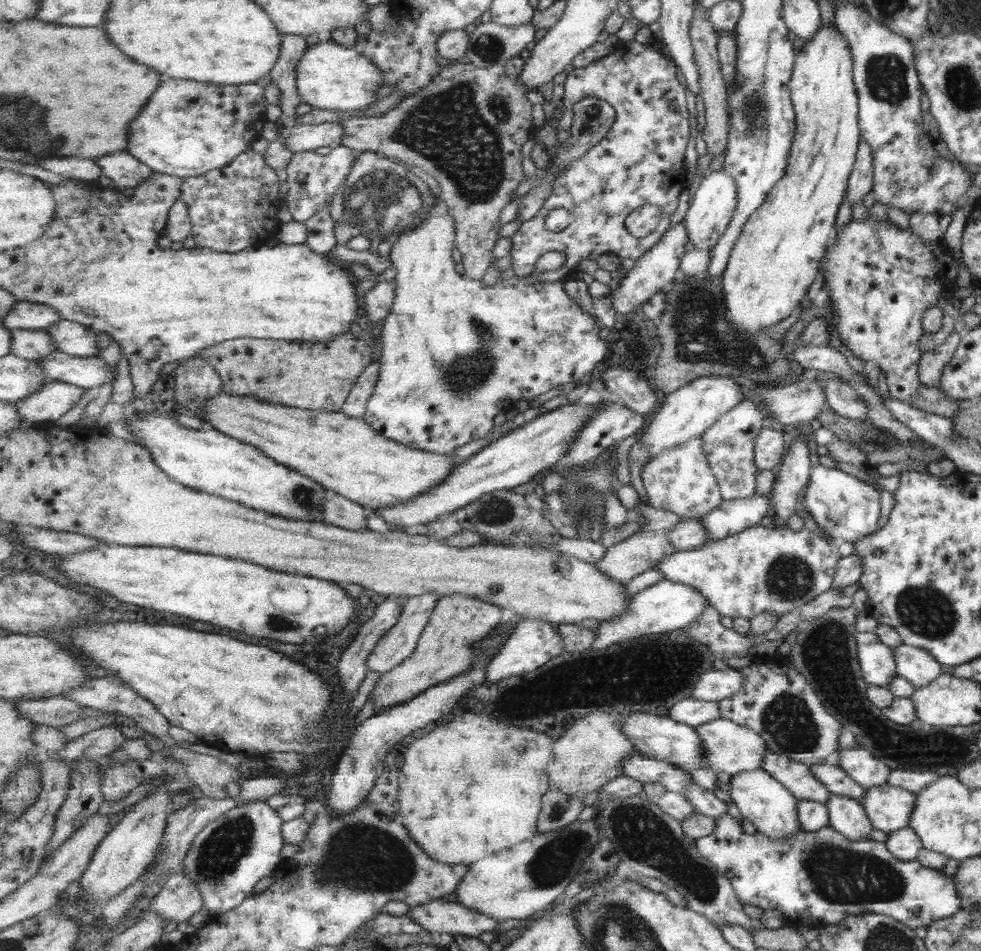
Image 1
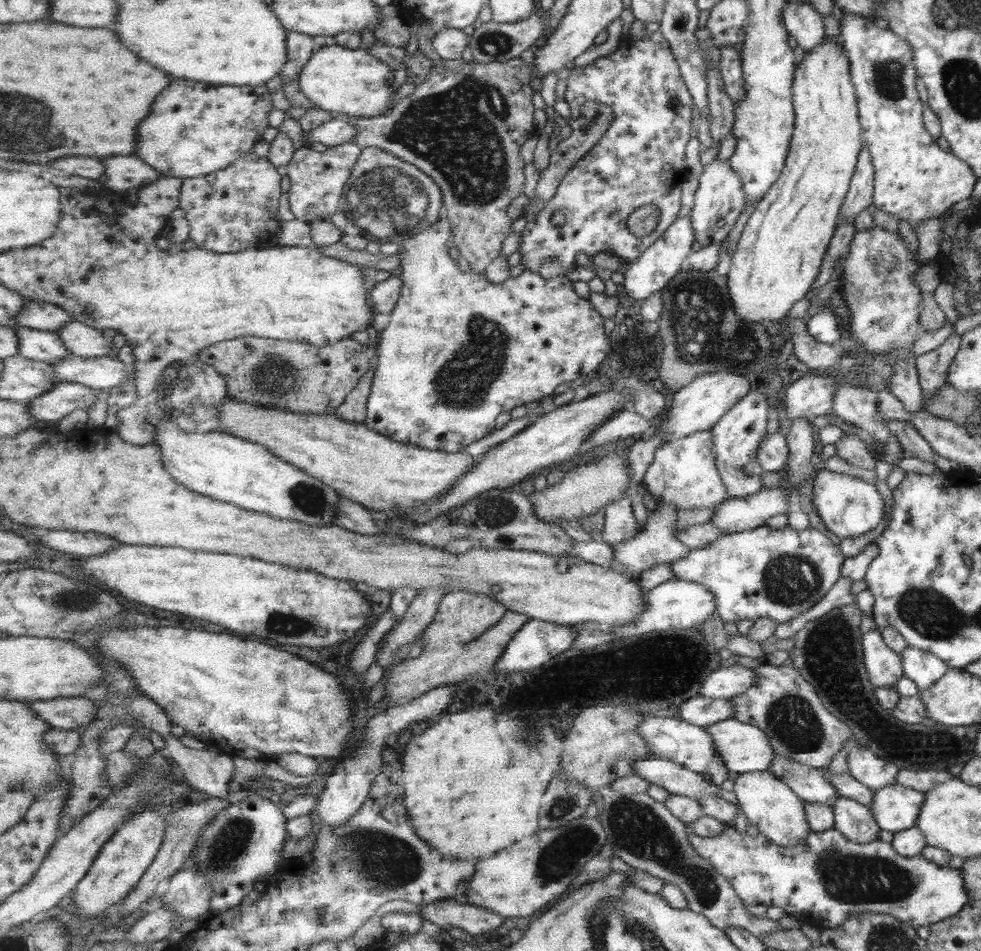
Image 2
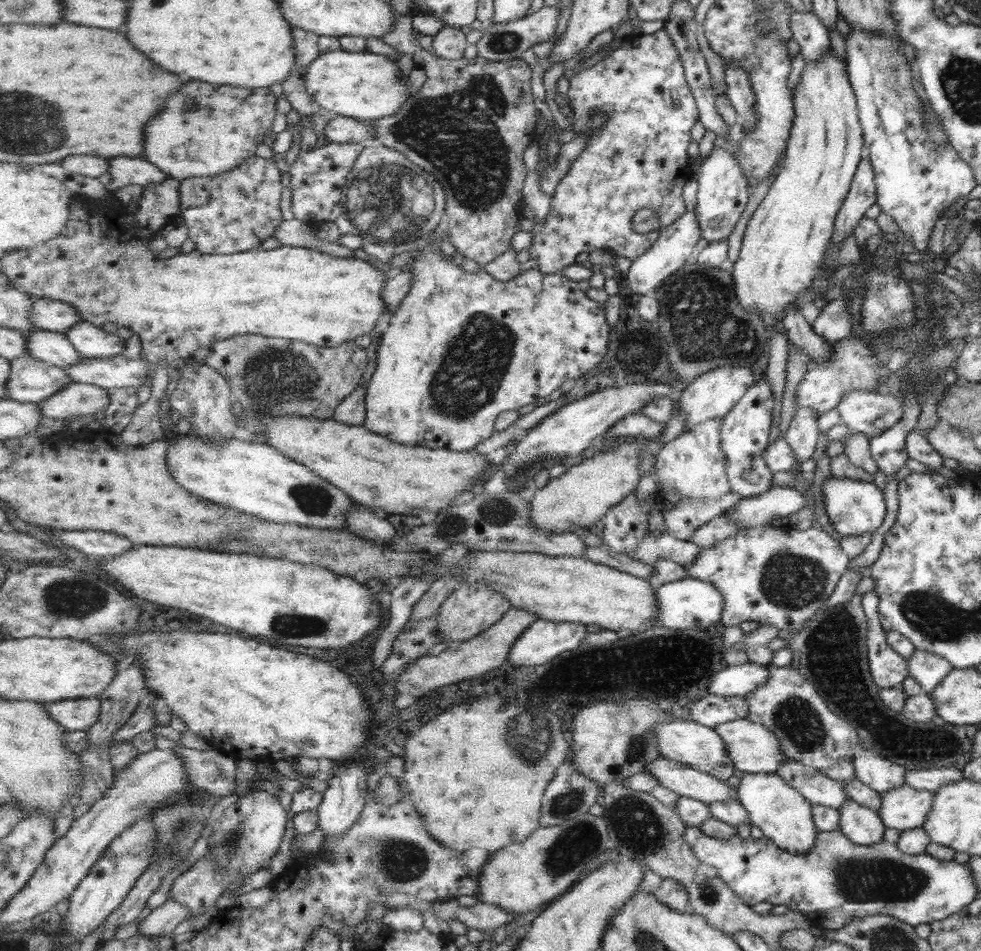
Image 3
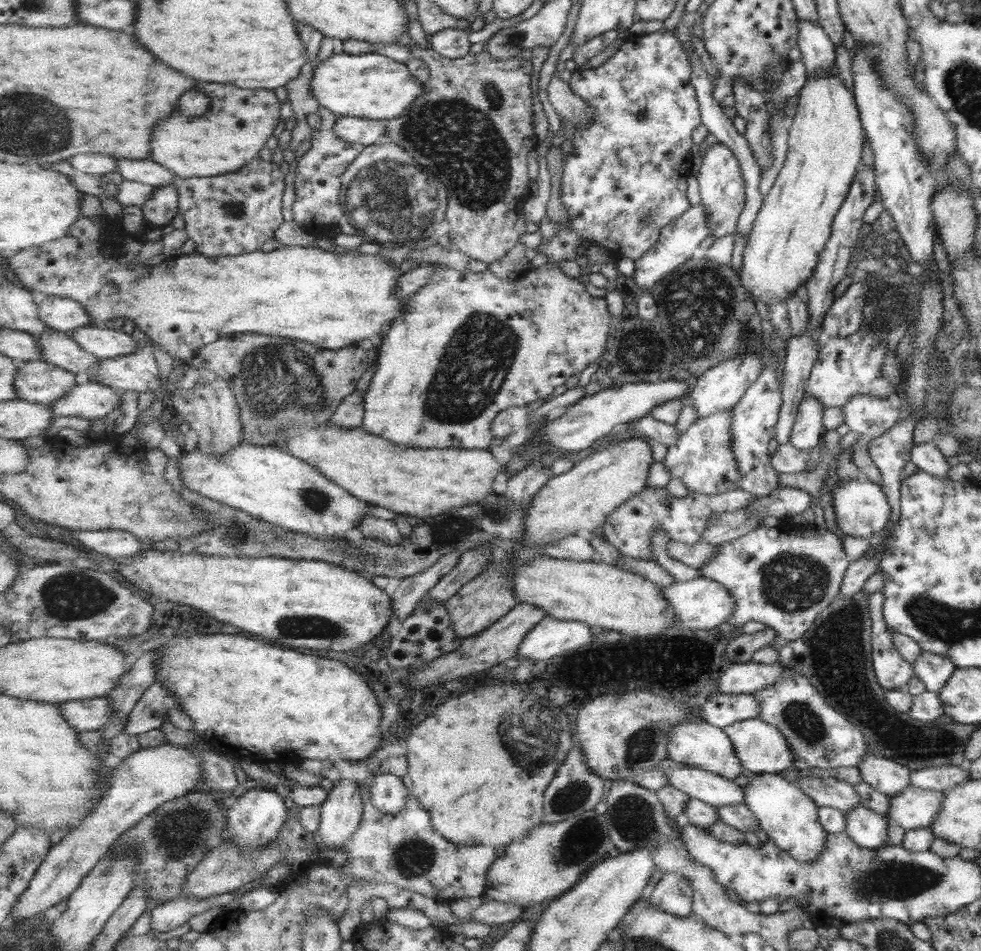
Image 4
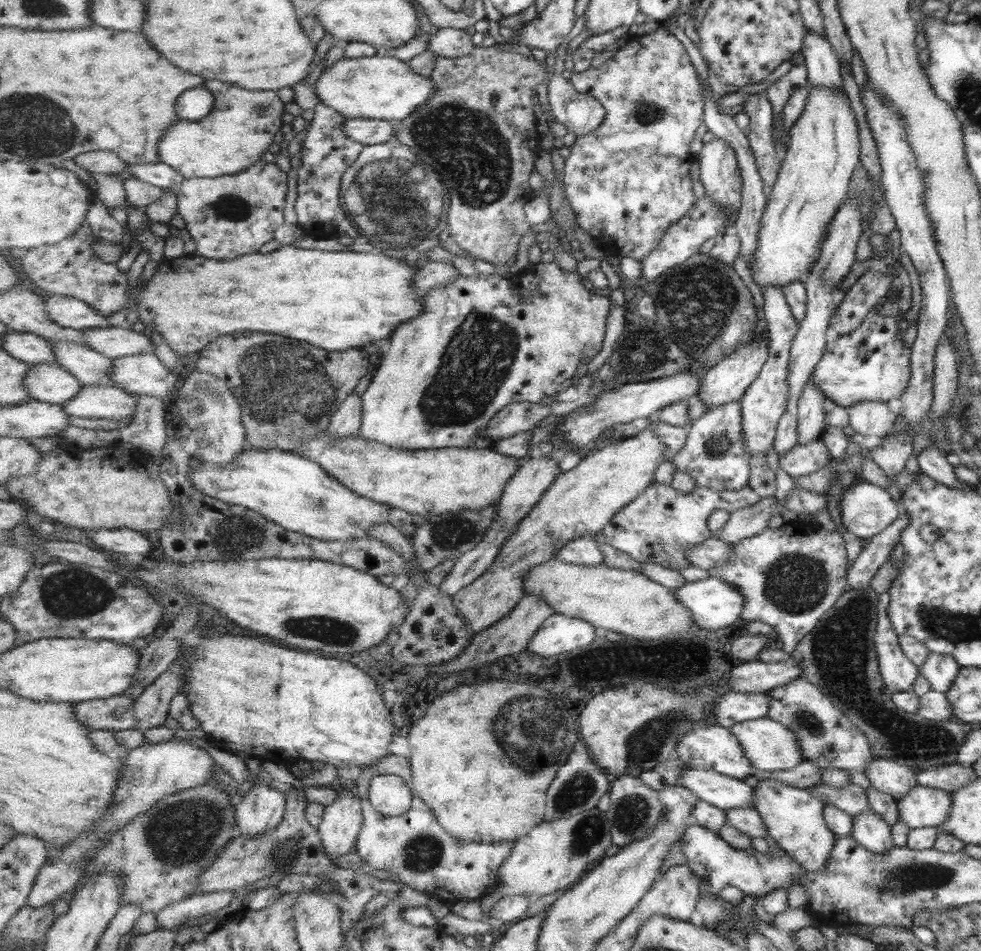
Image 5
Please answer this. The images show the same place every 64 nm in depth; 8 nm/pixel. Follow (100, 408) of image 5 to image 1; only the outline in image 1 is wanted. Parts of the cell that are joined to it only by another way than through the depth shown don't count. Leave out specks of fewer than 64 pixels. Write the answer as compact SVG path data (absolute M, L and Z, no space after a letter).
M66 382L45 383L36 393L15 402L25 421L52 423L65 416L85 394L87 389Z

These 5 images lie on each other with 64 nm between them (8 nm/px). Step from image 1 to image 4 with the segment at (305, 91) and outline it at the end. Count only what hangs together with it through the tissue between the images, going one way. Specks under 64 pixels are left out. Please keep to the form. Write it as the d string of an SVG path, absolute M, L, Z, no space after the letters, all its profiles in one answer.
M342 52L333 54L316 66L311 89L323 107L341 117L387 120L403 116L424 95L425 83L417 82L403 62L389 56L377 53L351 56Z

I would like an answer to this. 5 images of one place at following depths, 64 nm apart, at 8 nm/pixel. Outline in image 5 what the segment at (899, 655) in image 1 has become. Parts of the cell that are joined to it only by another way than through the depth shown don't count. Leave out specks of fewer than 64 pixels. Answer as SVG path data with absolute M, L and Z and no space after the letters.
M929 651L918 668L918 674L929 683L931 690L944 693L951 686L959 667L952 656Z

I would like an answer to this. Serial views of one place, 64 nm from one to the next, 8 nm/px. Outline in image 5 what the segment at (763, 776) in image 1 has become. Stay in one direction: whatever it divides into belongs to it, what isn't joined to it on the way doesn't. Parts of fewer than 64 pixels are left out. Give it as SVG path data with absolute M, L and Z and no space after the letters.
M773 779L760 780L754 786L752 808L760 814L766 834L773 838L791 860L809 872L824 869L834 843L834 834L823 822L823 807L822 802L813 798L805 789L795 788Z

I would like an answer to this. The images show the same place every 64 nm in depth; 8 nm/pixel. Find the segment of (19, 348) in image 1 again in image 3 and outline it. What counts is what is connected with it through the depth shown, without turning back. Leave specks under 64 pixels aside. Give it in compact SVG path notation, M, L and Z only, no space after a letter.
M37 329L27 331L28 352L32 357L66 369L80 363L83 356L67 338L66 333Z

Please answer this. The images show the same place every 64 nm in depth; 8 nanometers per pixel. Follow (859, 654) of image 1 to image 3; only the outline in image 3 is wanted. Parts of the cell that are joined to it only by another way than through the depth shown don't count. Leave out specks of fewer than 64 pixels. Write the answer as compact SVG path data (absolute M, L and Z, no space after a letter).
M873 591L862 593L861 604L867 618L865 644L872 681L880 688L898 688L901 681L908 676L906 661L886 643L885 632L881 629L876 614L877 595Z

